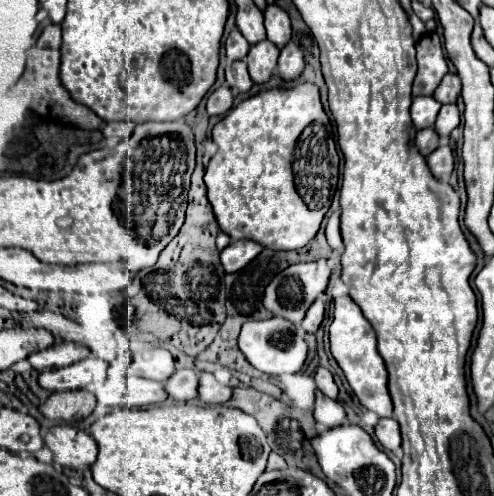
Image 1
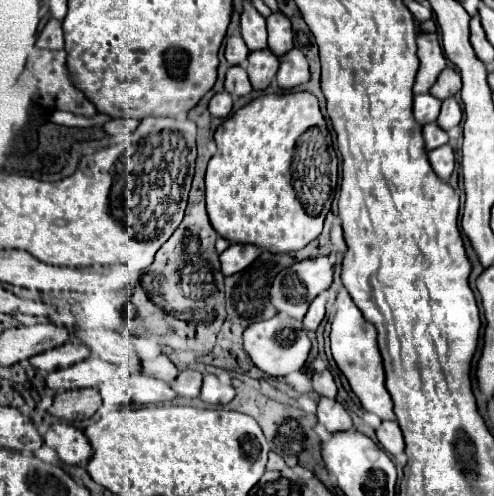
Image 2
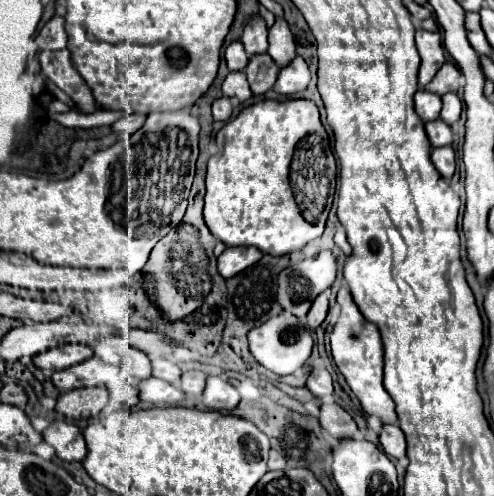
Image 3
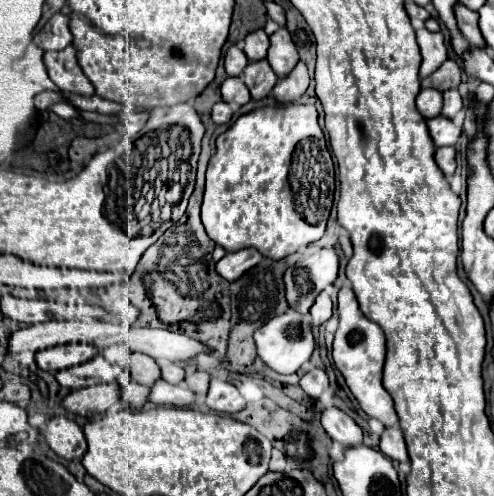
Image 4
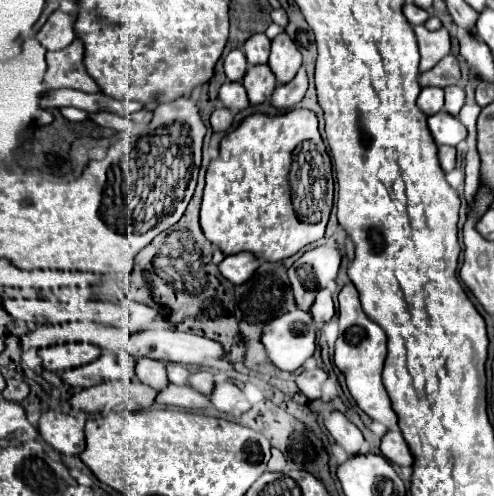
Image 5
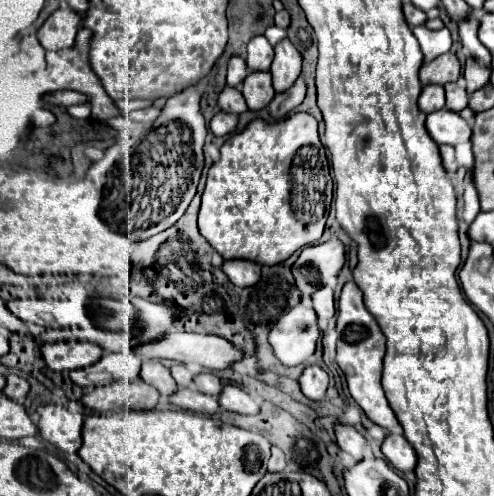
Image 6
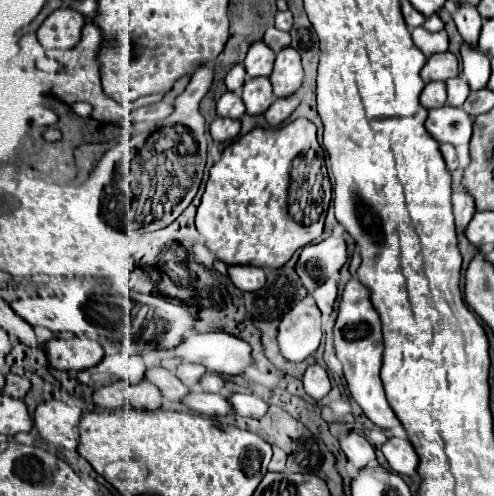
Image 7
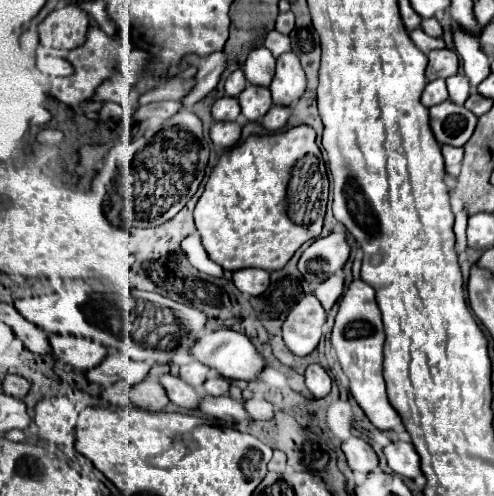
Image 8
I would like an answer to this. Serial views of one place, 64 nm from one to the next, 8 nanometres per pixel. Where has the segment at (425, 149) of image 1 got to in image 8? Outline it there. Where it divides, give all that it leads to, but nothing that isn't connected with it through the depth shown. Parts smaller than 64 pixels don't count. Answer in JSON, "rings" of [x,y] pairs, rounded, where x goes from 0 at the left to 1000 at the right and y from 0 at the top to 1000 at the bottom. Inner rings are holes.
{"rings":[[[899,202],[870,218],[870,254],[891,290],[939,294],[943,282],[951,282],[964,250],[968,234],[915,202]]]}

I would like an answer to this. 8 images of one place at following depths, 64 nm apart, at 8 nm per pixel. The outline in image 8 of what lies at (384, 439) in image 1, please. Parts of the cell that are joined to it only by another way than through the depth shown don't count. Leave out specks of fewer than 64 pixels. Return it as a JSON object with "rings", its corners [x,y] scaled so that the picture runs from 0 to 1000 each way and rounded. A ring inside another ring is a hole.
{"rings":[[[794,891],[777,903],[777,915],[781,915],[785,940],[794,944],[794,952],[822,960],[830,968],[838,968],[854,956],[850,923],[830,891]]]}

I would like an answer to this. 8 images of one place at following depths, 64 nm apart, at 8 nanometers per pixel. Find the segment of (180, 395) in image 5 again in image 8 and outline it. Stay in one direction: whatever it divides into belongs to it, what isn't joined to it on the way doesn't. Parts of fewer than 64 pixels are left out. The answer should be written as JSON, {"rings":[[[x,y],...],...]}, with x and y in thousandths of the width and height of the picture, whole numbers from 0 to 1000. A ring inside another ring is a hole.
{"rings":[[[413,798],[405,827],[413,835],[425,835],[425,839],[453,847],[453,851],[510,851],[510,843],[494,827],[490,810],[478,810],[466,798],[441,798],[441,802]]]}

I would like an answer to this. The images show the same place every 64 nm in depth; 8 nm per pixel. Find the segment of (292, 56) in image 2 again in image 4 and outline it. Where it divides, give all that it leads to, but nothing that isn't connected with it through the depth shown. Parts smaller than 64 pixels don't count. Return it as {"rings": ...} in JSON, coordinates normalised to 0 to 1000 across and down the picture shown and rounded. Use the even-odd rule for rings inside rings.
{"rings":[[[607,125],[587,153],[563,161],[551,185],[567,210],[583,210],[583,206],[599,206],[619,185],[619,177],[623,177],[623,141],[619,129]]]}

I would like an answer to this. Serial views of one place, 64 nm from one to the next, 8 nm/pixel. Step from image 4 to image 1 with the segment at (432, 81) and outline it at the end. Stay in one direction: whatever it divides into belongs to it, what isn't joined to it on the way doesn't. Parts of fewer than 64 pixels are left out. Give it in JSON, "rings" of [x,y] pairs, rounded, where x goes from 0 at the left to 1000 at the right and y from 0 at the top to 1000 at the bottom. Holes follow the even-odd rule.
{"rings":[[[907,145],[899,157],[895,157],[895,165],[887,169],[887,177],[879,181],[879,198],[891,206],[891,210],[915,210],[915,206],[923,206],[923,198],[931,194],[931,157],[927,157],[927,149],[915,149],[915,145]]]}

